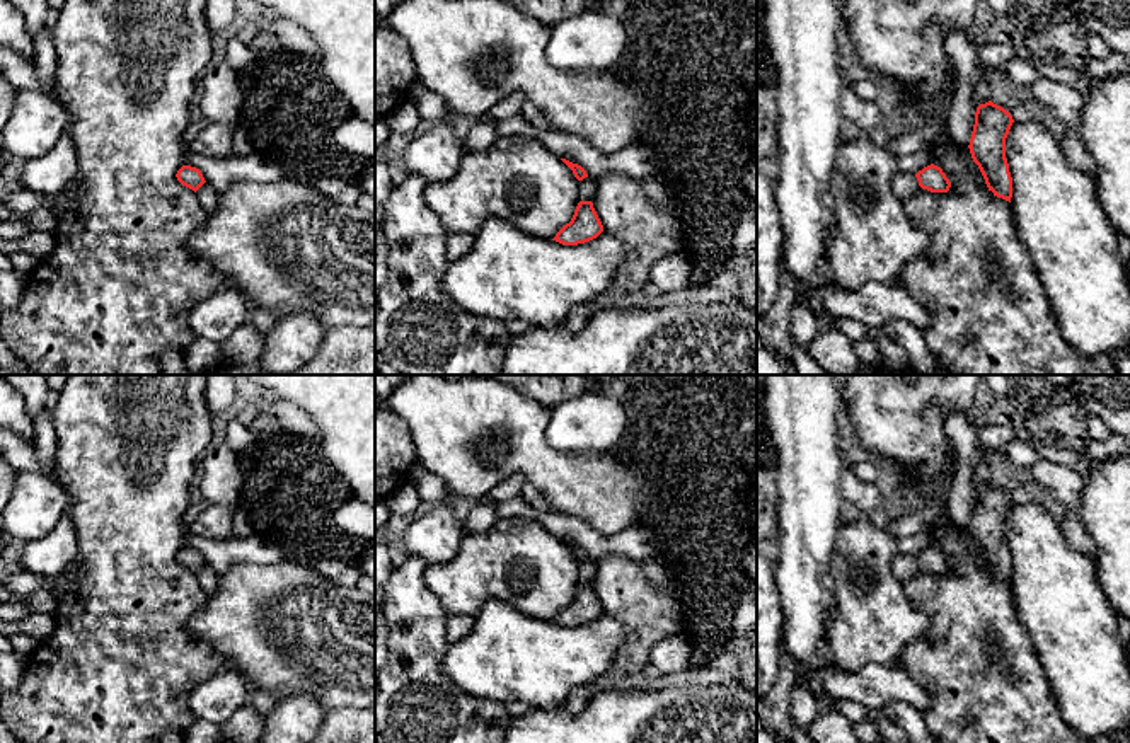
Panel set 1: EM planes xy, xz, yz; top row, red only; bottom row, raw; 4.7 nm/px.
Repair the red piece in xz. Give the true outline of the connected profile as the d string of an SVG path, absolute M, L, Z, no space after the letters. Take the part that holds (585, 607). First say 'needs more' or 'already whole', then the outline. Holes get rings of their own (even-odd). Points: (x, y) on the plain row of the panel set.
already whole; M579 583L569 605L566 605L552 622L562 627L578 627L597 620L603 607L591 583Z

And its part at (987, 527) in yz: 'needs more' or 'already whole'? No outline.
already whole

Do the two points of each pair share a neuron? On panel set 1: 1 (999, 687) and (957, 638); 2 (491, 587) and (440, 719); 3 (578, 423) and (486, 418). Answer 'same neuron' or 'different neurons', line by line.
1: same neuron
2: different neurons
3: different neurons

